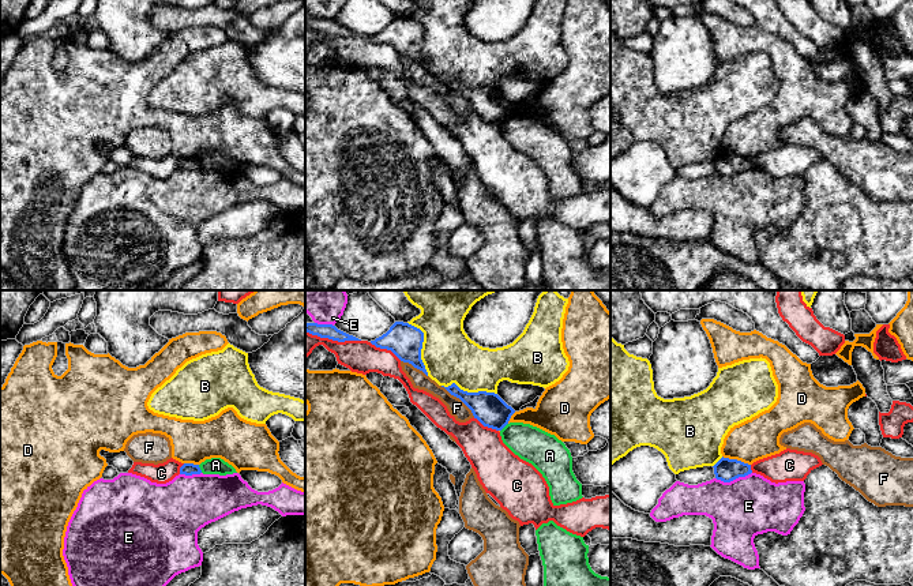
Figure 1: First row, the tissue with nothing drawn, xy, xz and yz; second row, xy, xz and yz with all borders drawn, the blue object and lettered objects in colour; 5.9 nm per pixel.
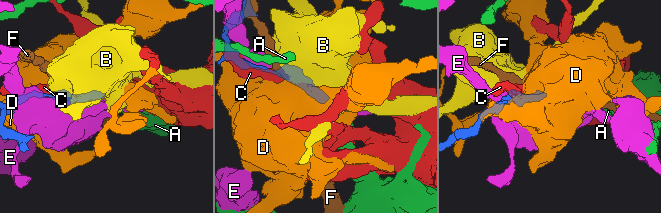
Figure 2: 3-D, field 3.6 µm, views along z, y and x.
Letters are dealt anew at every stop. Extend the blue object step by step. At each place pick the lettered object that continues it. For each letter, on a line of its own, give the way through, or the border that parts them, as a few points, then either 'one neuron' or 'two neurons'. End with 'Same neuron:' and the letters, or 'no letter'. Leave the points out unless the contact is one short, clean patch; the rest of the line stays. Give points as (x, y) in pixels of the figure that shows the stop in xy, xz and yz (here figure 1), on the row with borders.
A: border xy (198, 465), (202, 472); two neurons
B: two neurons
C: two neurons
D: two neurons
E: two neurons
F: two neurons
Same neuron: no letter

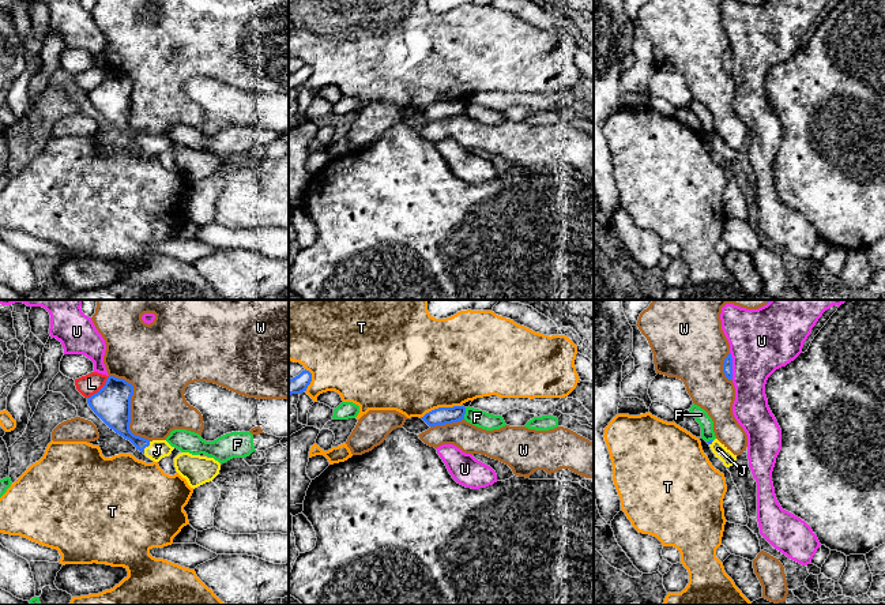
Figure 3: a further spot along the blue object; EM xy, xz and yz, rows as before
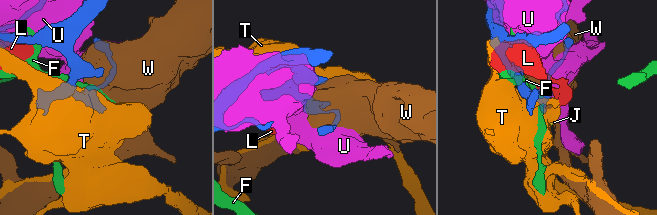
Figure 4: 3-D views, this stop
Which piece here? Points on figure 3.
F: two neurons
J: way xy (117, 414), (120, 425), (146, 446), (157, 450); one neuron
L: two neurons
T: two neurons
U: two neurons
W: two neurons
Same neuron: J

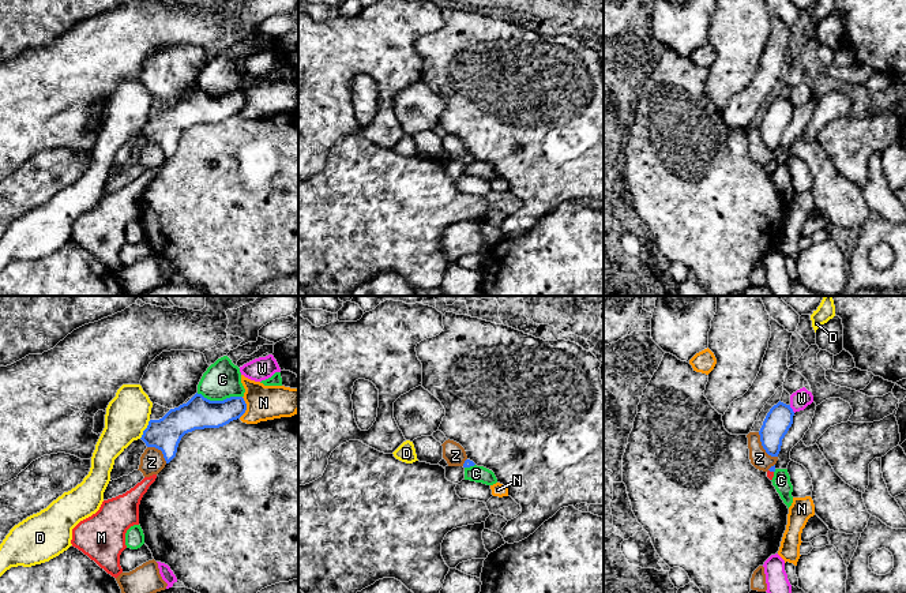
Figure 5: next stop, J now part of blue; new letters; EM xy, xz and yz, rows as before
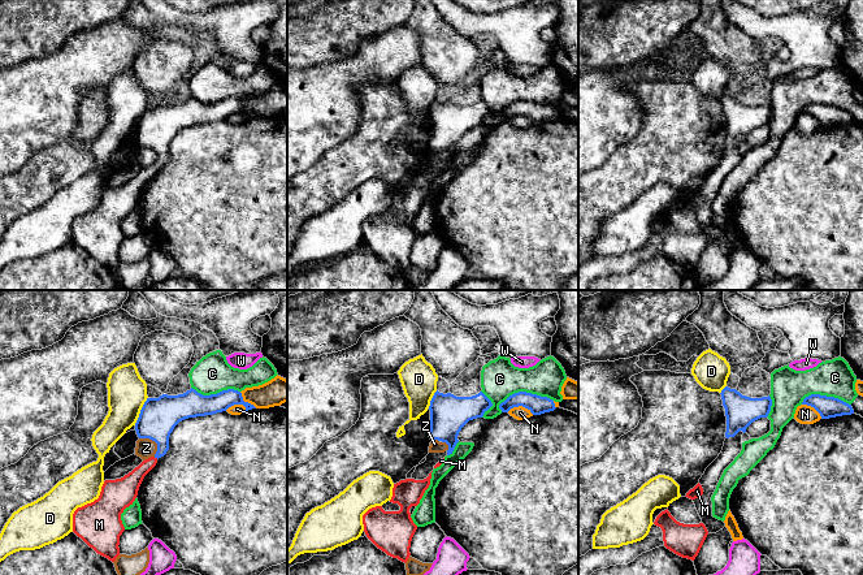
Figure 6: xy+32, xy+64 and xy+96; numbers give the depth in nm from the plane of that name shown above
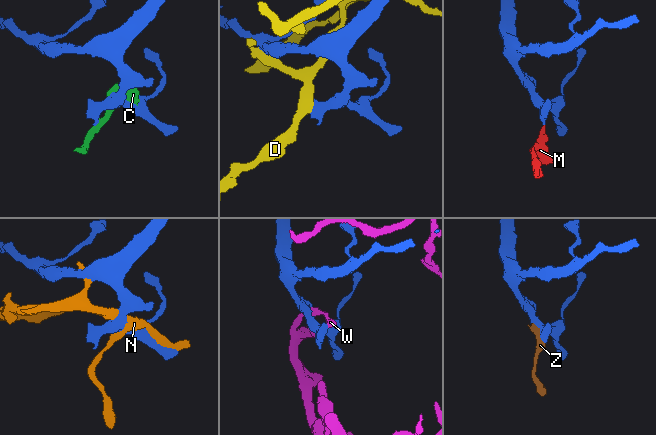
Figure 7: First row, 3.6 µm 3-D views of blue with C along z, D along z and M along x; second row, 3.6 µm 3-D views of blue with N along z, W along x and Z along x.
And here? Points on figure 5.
C: two neurons
D: two neurons
M: way yz (773, 468), (771, 470), (770, 475); one neuron
N: two neurons
W: two neurons
Z: two neurons
Same neuron: M

